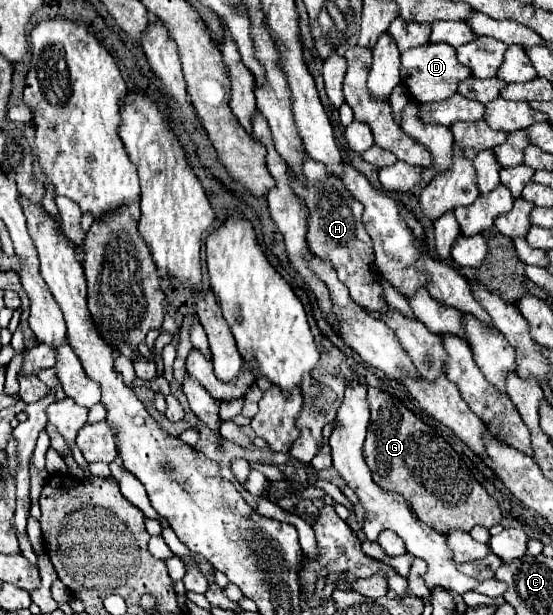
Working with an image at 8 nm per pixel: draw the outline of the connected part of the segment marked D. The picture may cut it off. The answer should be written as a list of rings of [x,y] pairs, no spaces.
[[[427,43],[401,53],[401,81],[421,103],[449,99],[451,95],[455,95],[457,85],[467,77],[471,77],[469,67],[459,63],[455,47],[449,47],[447,43]]]

